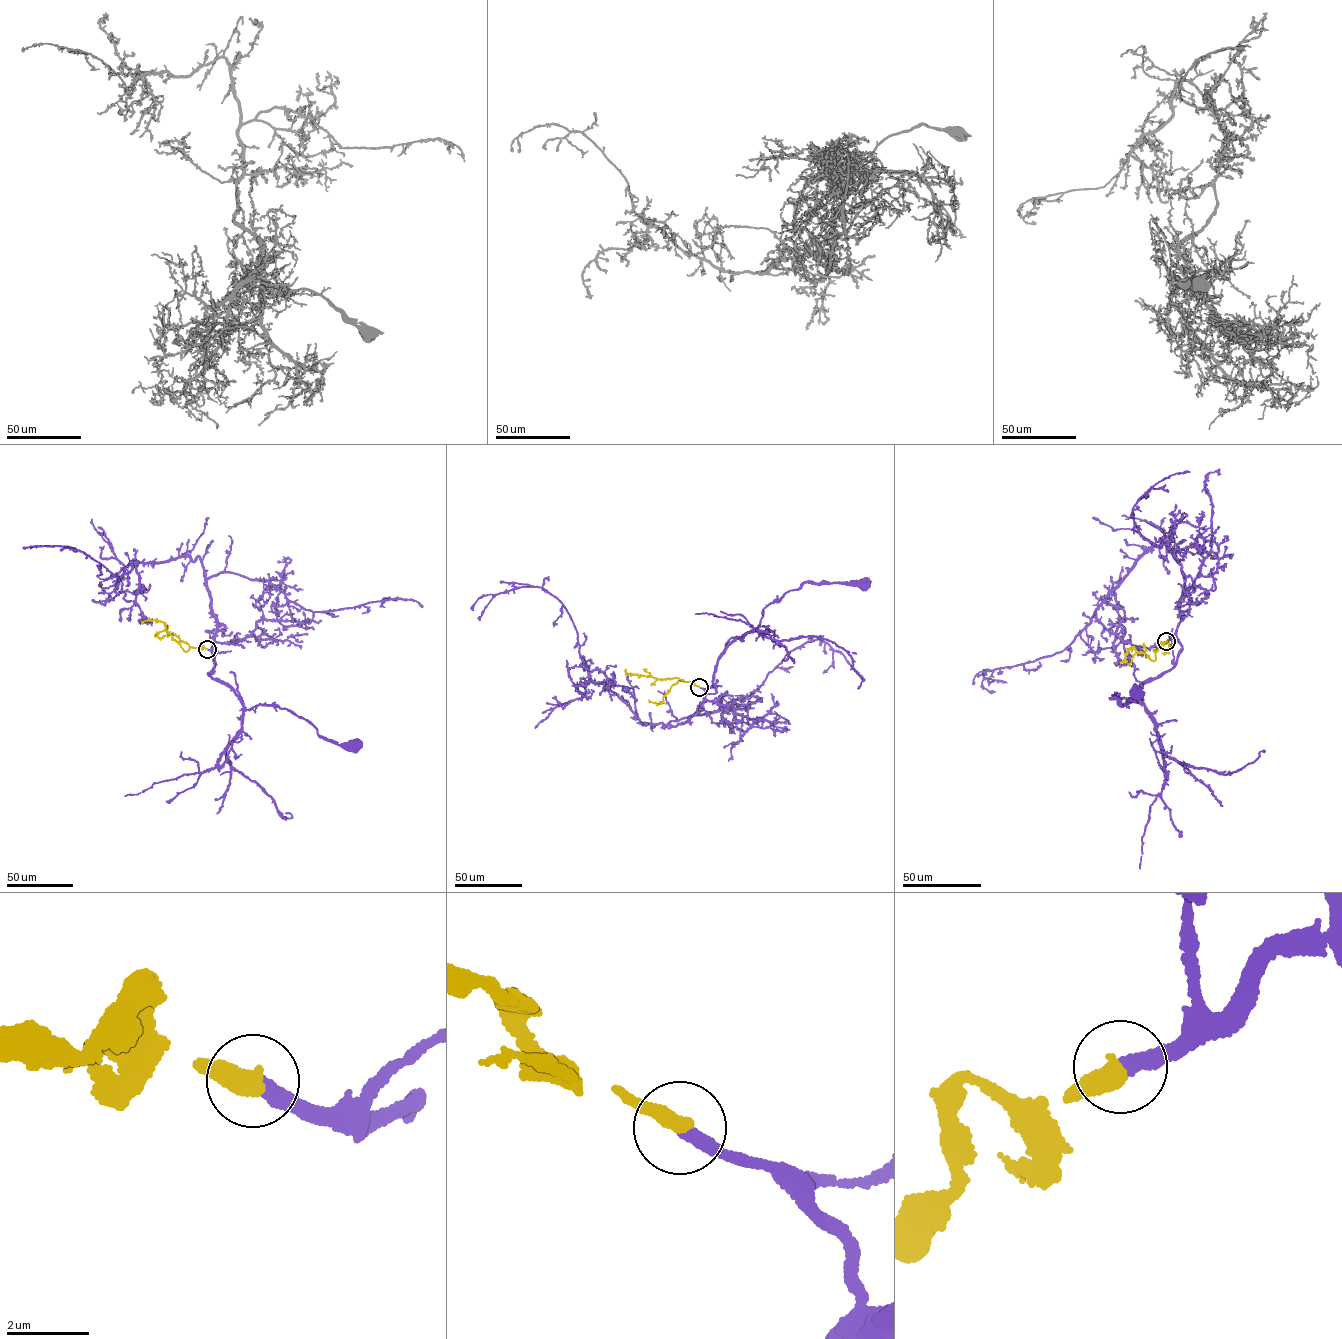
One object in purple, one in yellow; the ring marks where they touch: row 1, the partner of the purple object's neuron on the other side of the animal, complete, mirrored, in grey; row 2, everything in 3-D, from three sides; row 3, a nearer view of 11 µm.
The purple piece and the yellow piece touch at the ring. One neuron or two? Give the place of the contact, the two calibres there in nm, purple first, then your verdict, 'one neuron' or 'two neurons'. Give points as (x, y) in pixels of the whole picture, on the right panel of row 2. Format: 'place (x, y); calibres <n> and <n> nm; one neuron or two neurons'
place (1166, 641); calibres 320 and 440 nm; one neuron

